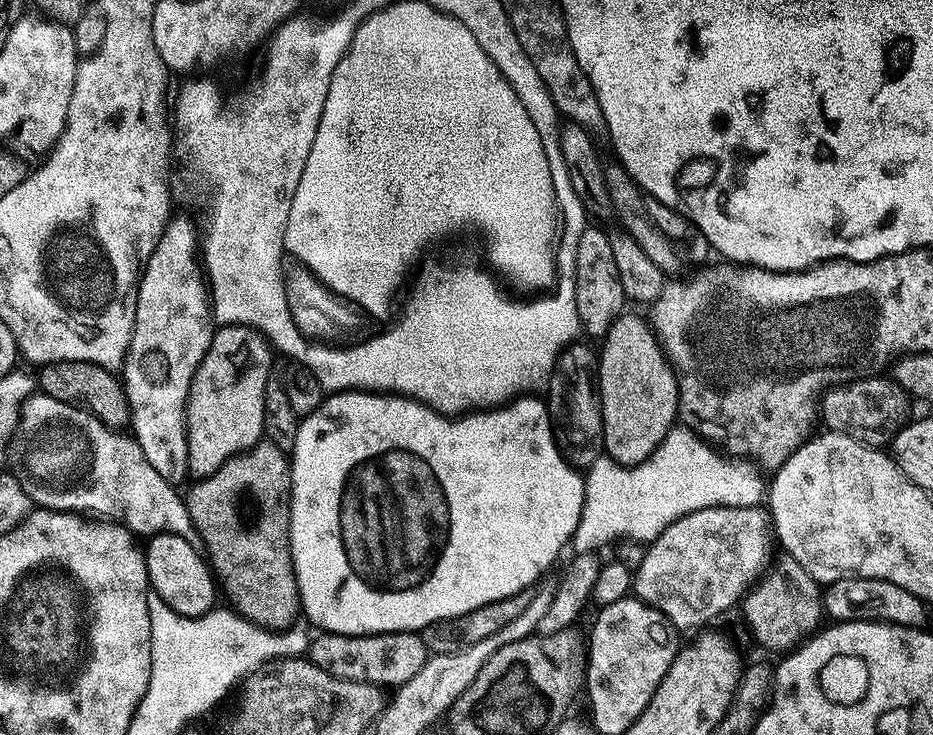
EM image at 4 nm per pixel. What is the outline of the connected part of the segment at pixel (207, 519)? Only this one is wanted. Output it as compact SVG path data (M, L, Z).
M267 438L261 439L259 443L252 448L245 448L242 452L237 452L235 456L229 457L227 461L212 476L206 476L195 481L189 492L186 492L186 503L188 513L192 519L192 525L198 530L198 534L204 543L204 552L206 553L207 563L218 581L219 587L228 595L232 602L231 607L245 620L255 624L258 628L267 628L269 630L288 630L293 627L296 615L301 615L300 591L296 581L296 571L292 565L292 543L290 542L290 510L292 509L292 469L290 467L289 457L278 446L274 446Z

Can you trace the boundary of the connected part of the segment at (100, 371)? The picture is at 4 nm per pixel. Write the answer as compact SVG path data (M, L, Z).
M64 360L61 364L46 364L39 369L38 388L43 395L58 398L58 402L74 404L92 413L113 430L129 427L132 411L124 393L121 377L115 371L89 360Z

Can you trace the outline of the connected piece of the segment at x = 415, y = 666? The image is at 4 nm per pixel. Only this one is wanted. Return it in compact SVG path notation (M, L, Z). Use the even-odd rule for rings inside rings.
M321 631L306 648L307 659L326 674L339 680L353 680L363 684L375 684L381 690L395 690L410 682L430 655L423 635L414 632L371 632L369 636L347 636L337 632Z

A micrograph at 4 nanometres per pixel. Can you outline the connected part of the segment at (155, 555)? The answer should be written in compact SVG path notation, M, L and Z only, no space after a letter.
M160 532L147 541L144 561L148 567L151 591L160 595L162 602L183 616L205 616L217 603L218 586L210 573L205 557L182 538L169 532Z

